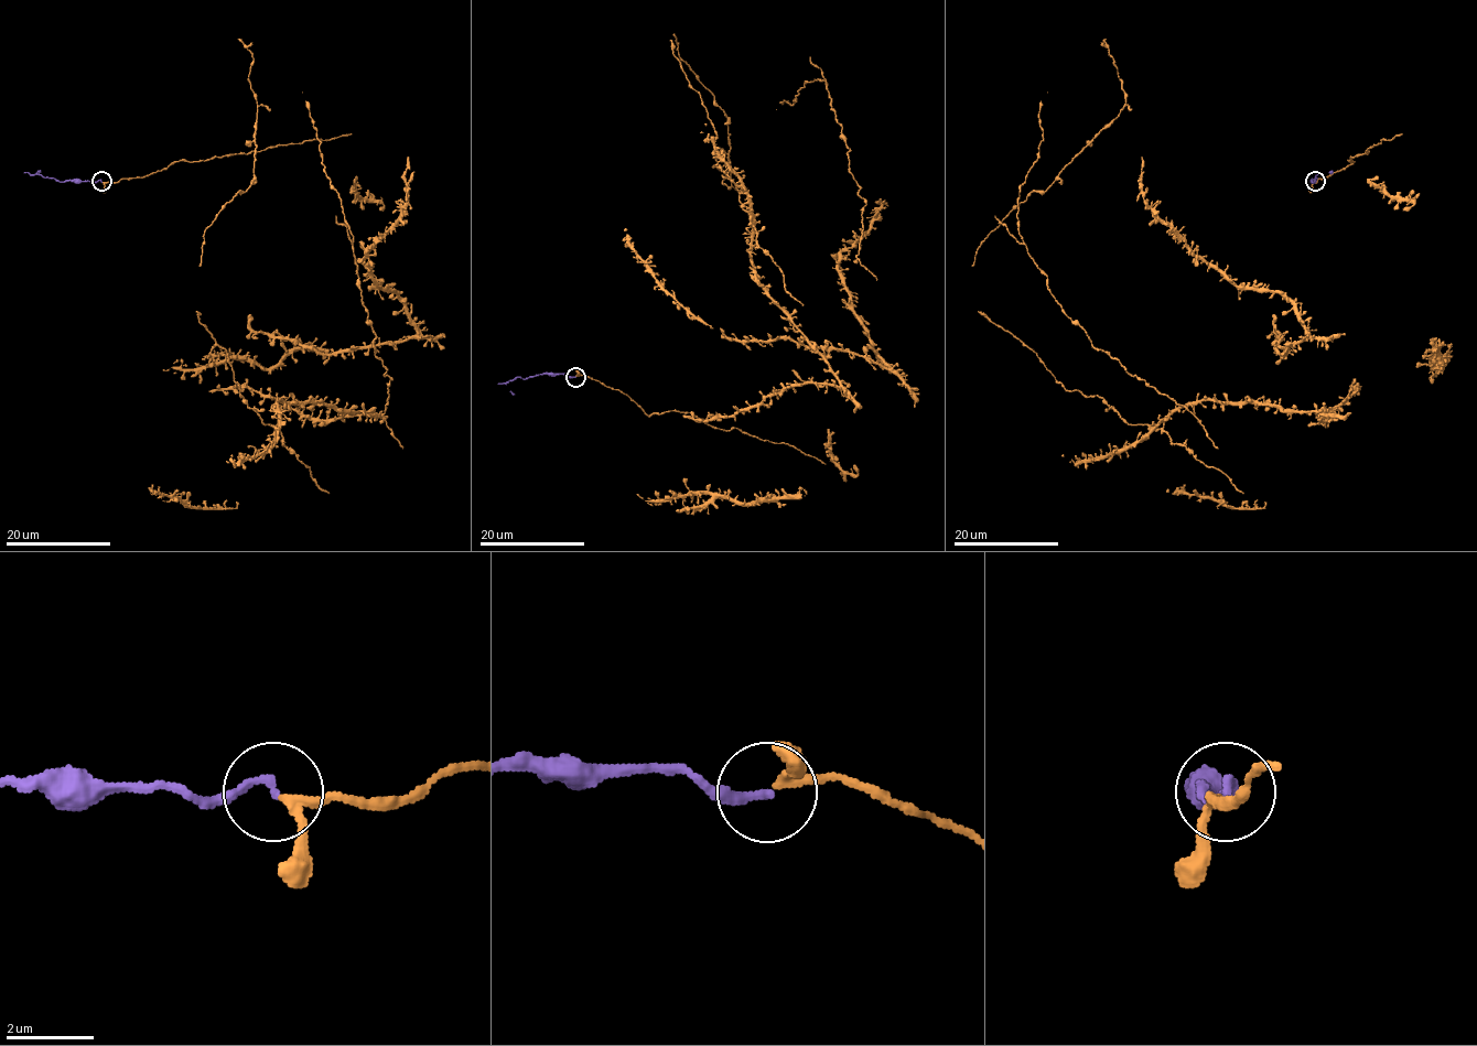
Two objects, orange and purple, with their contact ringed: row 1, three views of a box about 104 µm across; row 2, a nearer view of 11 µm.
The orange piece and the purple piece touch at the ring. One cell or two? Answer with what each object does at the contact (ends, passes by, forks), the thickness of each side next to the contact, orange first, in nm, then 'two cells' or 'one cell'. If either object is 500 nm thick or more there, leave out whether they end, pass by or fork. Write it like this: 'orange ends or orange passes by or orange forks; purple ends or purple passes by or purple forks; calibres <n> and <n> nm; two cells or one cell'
orange passes by; purple ends; calibres 190 and 200 nm; one cell

